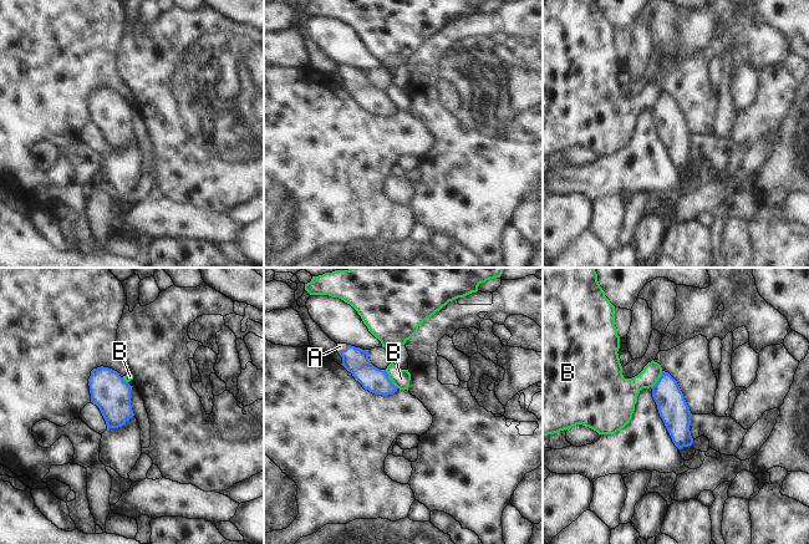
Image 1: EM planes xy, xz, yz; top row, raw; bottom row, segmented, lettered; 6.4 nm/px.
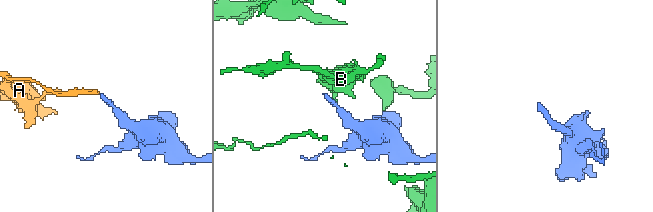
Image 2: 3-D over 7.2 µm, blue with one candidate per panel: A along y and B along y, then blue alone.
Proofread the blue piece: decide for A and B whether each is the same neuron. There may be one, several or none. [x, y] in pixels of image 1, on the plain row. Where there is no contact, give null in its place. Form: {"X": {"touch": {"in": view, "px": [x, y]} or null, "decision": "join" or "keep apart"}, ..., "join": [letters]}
{"A": {"touch": {"in": "xz", "px": [342, 71]}, "decision": "join"}, "B": {"touch": {"in": "xz", "px": [388, 100]}, "decision": "keep apart"}, "join": ["A"]}

